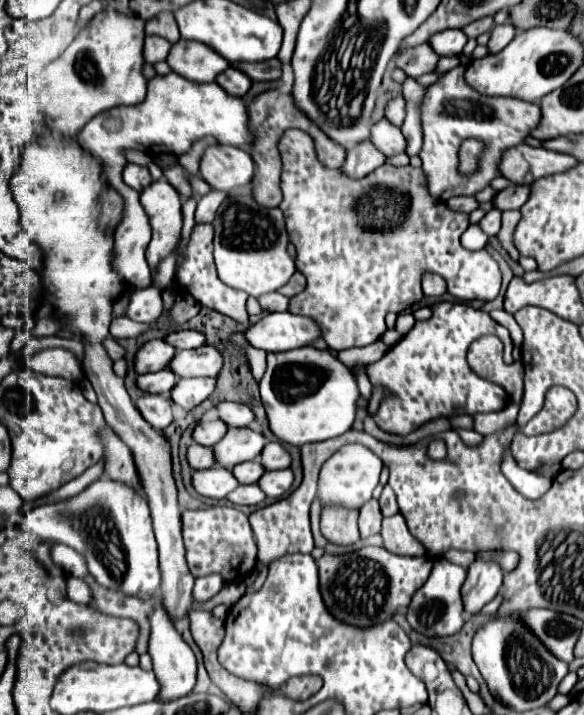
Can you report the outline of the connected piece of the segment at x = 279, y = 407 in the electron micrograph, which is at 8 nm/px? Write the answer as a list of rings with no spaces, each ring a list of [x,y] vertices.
[[[301,347],[285,353],[267,353],[267,369],[259,383],[271,431],[291,445],[305,445],[343,435],[357,413],[359,387],[355,371],[345,367],[329,349]]]

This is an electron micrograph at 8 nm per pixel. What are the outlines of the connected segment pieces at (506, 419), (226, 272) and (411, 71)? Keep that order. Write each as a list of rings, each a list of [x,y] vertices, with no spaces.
[[[511,401],[511,403],[509,403],[507,407],[503,407],[501,411],[477,413],[477,415],[473,415],[475,431],[481,433],[481,435],[487,435],[487,433],[495,433],[495,431],[499,431],[499,429],[505,429],[505,427],[509,427],[509,425],[515,423],[517,411],[519,411],[519,405]]]
[[[227,195],[225,203],[217,209],[213,229],[215,267],[225,285],[241,289],[251,297],[261,297],[283,287],[295,273],[295,261],[287,251],[289,235],[281,209],[261,207],[255,203],[253,195]]]
[[[425,43],[421,47],[413,47],[413,49],[407,49],[403,53],[399,53],[395,57],[395,63],[397,67],[401,67],[409,77],[417,79],[425,73],[433,73],[437,63],[439,63],[439,55]]]

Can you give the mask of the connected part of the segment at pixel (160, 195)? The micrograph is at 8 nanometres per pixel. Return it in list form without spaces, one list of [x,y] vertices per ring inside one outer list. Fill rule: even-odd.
[[[165,179],[155,183],[139,193],[139,201],[152,229],[151,243],[145,253],[151,269],[155,269],[157,263],[175,249],[183,225],[179,193]]]

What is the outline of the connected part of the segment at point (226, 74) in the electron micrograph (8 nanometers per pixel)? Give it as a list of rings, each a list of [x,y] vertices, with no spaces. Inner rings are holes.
[[[229,67],[227,71],[223,71],[219,77],[217,77],[217,83],[231,95],[235,97],[245,97],[253,85],[253,81],[241,73],[237,67]]]

